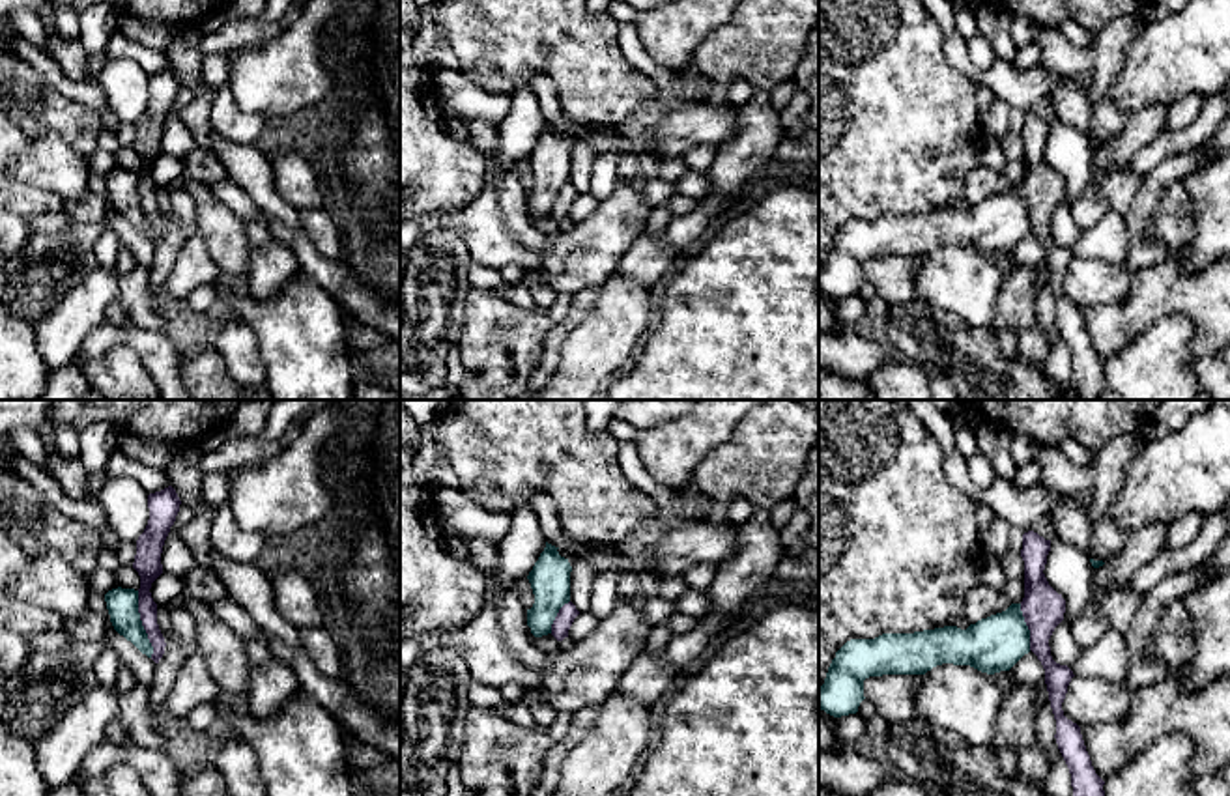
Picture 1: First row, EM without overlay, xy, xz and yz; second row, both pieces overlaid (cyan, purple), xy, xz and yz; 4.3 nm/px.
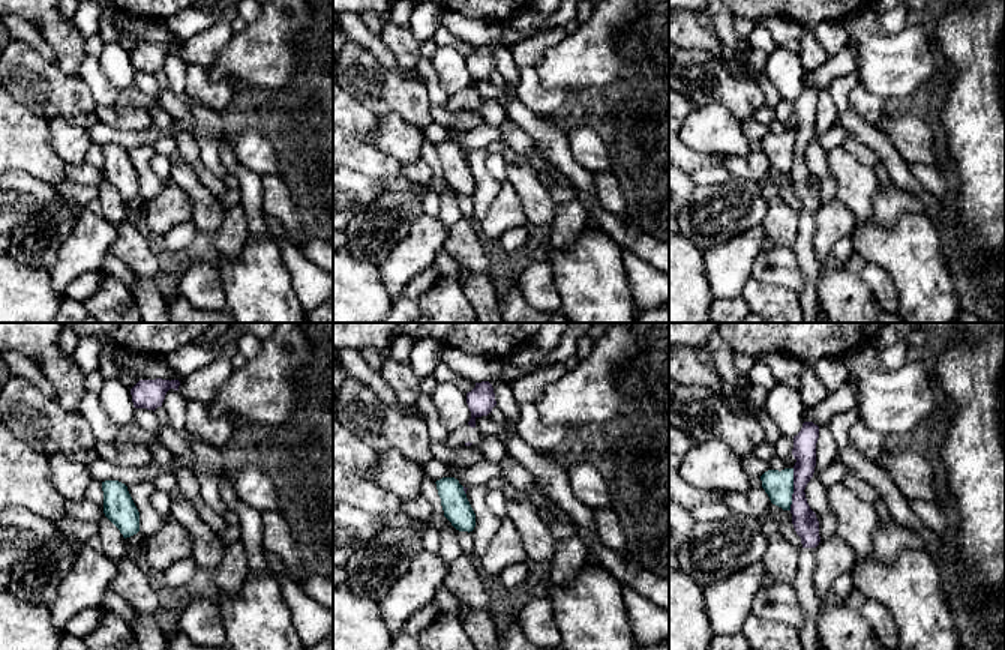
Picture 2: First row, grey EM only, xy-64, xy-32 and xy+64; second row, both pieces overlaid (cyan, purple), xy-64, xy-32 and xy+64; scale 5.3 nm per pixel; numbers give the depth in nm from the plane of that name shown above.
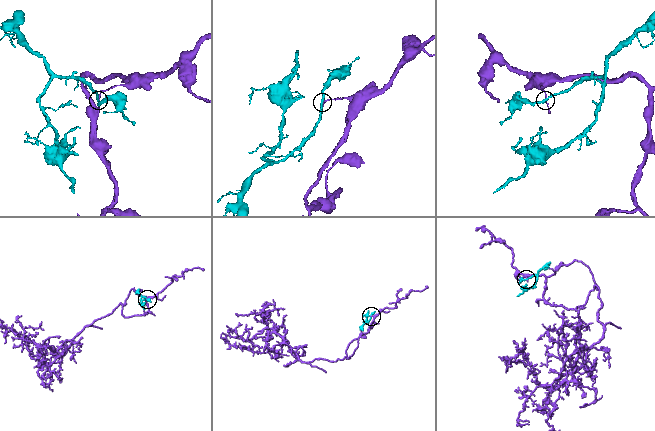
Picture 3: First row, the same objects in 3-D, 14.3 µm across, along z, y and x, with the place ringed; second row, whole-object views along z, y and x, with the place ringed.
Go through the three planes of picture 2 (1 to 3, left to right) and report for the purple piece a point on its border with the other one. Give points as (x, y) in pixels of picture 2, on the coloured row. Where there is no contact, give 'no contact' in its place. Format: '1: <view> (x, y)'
1: no contact
2: xy-32 (464, 491)
3: xy+64 (792, 490)

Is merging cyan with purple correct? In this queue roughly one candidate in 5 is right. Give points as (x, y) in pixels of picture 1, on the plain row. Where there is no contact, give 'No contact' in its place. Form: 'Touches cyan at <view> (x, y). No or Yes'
Touches cyan at xy (141, 206). No

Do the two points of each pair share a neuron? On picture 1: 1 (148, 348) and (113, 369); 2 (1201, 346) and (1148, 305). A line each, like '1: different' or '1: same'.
1: different
2: same

